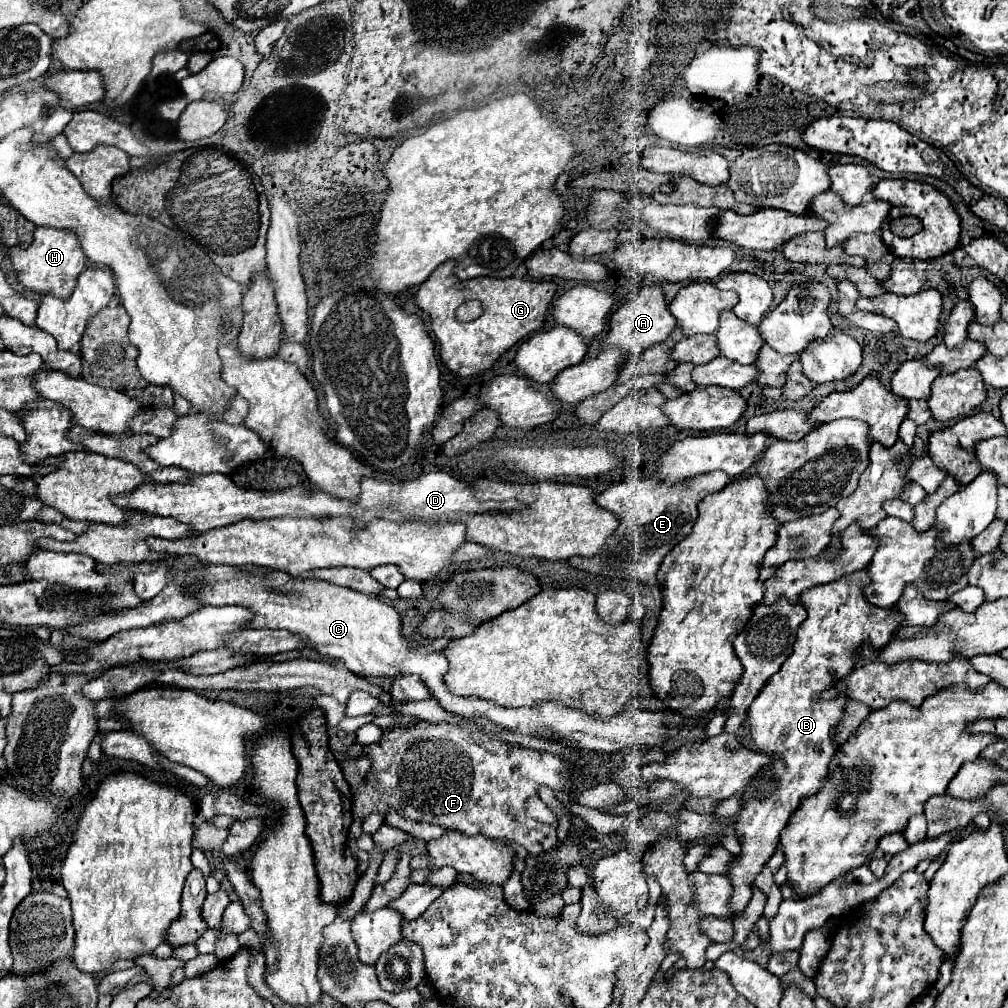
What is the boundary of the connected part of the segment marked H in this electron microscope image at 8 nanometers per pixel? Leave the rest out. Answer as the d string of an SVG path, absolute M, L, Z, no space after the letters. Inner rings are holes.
M40 226L34 232L34 242L28 248L12 246L10 248L10 258L12 266L18 272L18 280L22 286L38 292L38 294L54 294L60 298L68 298L76 286L78 274L86 266L86 256L80 248L78 236L70 230L60 230L60 228L48 228Z

